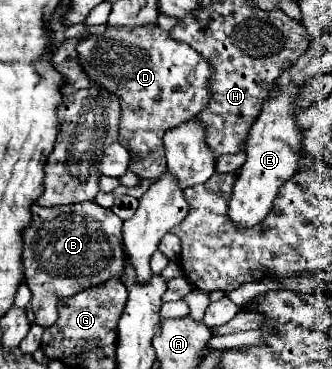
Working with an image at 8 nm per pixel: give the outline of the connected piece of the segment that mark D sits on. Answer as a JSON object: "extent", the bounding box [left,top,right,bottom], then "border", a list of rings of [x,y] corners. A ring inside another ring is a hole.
{"extent":[77,25,213,179],"border":[[[159,25],[137,29],[107,27],[101,35],[89,35],[77,43],[83,71],[101,89],[117,95],[121,103],[119,143],[135,157],[129,171],[139,179],[159,177],[165,171],[163,135],[193,119],[209,101],[209,77],[213,69],[187,43],[177,43]]]}

